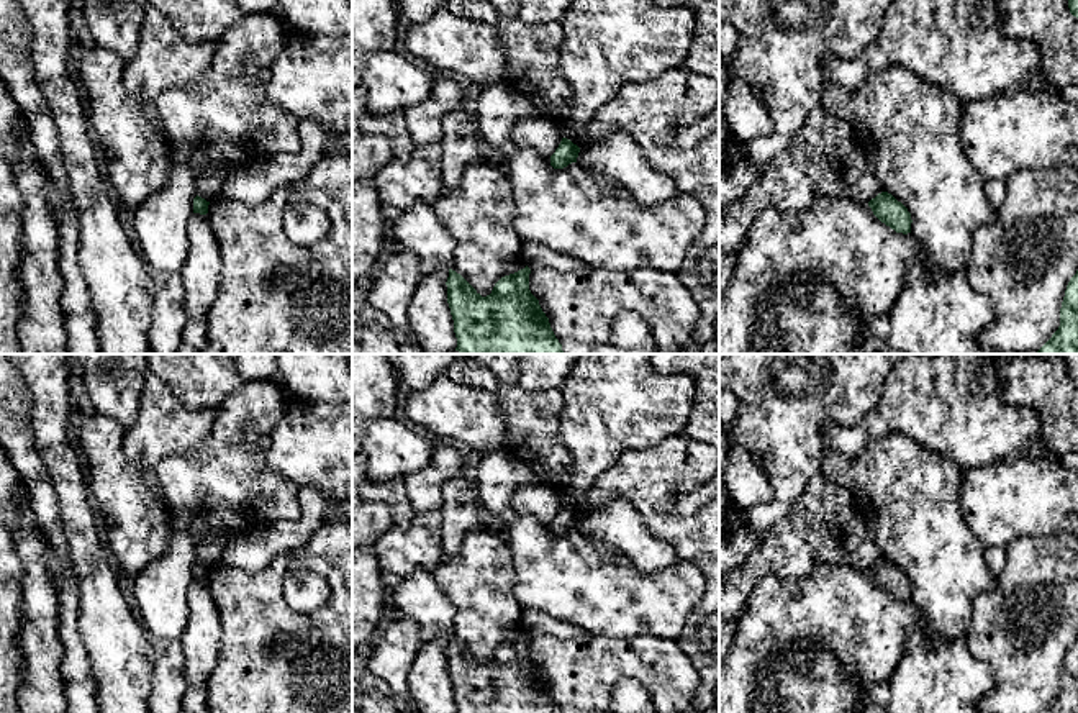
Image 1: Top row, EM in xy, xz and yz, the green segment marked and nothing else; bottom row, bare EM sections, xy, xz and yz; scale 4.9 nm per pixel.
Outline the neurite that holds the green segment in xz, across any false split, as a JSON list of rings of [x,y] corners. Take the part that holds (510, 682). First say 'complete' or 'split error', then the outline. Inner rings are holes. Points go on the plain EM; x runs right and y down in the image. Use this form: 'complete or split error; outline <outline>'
complete; outline [[[526,633],[505,643],[490,662],[482,664],[449,636],[447,670],[457,713],[562,713],[529,657],[529,641]]]

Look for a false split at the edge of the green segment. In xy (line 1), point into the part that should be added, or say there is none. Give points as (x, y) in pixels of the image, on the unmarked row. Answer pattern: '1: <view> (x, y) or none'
1: none

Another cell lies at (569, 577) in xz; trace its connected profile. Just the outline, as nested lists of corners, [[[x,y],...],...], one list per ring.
[[[516,516],[506,528],[505,541],[513,554],[516,582],[513,593],[523,608],[534,608],[577,624],[591,636],[631,638],[654,634],[677,638],[686,616],[701,600],[706,580],[690,561],[644,575],[618,549],[611,557],[600,551],[600,541],[572,529],[554,536],[550,525],[534,516]]]

